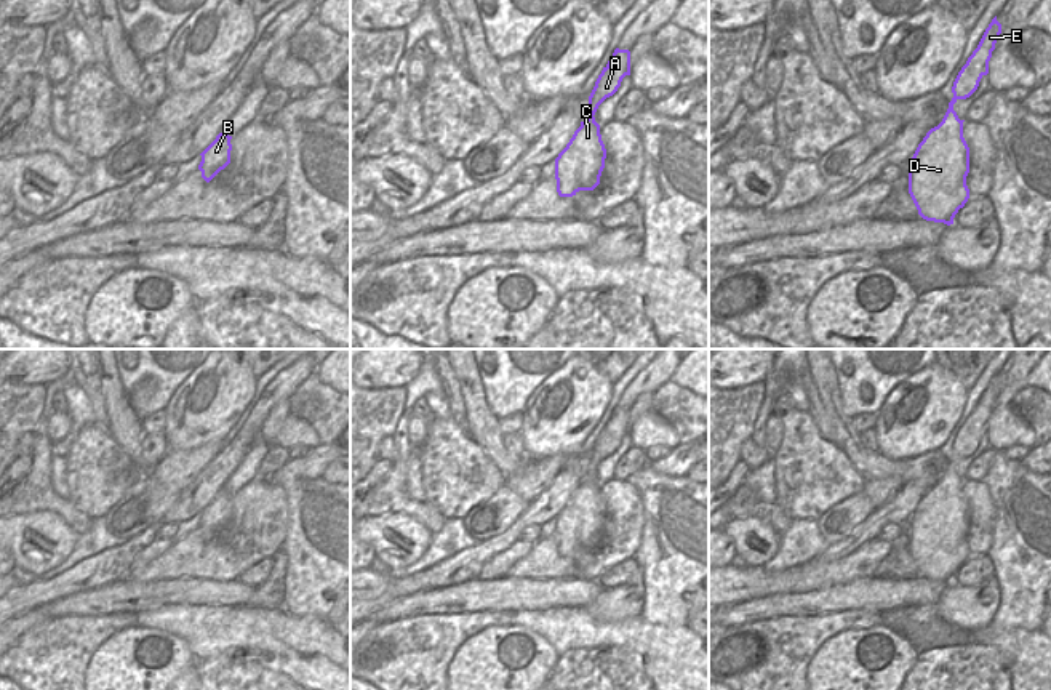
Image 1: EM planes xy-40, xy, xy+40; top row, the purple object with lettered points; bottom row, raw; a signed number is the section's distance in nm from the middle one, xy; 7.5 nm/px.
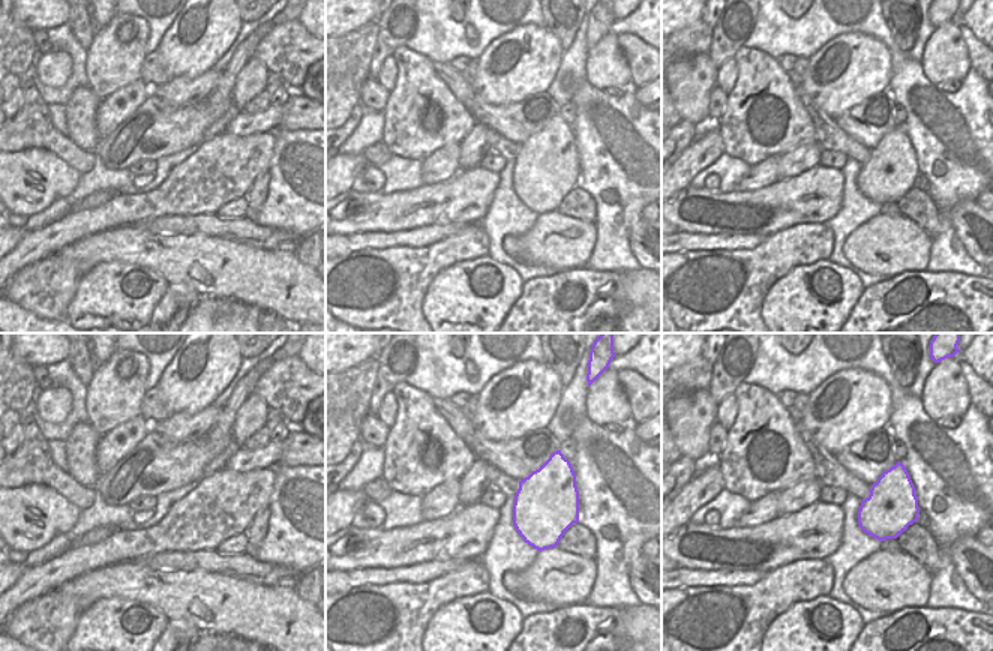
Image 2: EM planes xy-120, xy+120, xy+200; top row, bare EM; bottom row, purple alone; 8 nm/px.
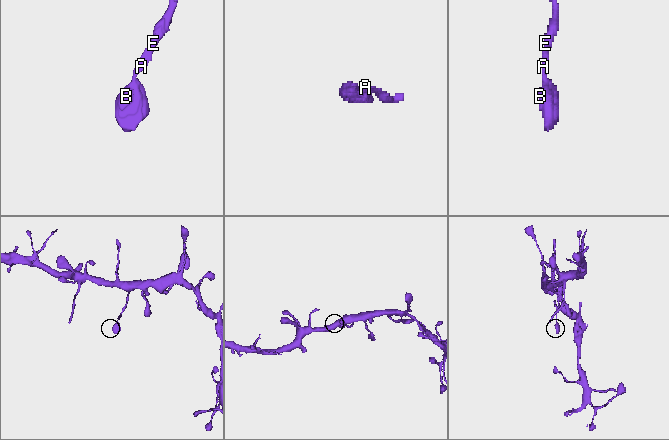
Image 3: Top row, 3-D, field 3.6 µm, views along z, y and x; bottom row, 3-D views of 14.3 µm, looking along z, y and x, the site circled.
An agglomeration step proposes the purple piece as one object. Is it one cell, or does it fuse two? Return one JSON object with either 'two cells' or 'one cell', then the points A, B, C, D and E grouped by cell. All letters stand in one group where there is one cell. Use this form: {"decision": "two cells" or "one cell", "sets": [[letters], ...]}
{"decision": "one cell", "sets": [["A", "B", "C", "D", "E"]]}

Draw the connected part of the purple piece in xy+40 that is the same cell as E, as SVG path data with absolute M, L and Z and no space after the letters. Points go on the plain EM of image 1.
M995 375L958 431L942 480L926 491L909 519L909 552L926 580L953 583L955 573L969 557L969 506L963 496L965 479L958 477L953 463L969 456L989 432L989 419L1000 392L1001 383Z

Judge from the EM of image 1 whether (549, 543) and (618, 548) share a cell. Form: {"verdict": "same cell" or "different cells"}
{"verdict": "same cell"}

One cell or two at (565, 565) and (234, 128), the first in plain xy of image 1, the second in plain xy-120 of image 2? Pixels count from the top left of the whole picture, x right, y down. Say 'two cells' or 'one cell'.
two cells

